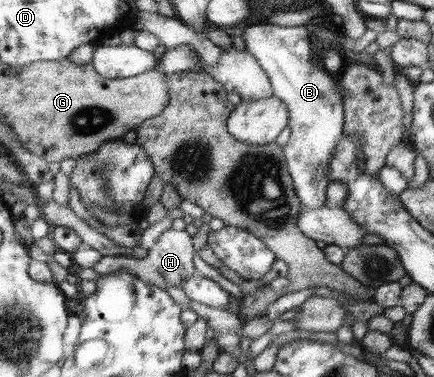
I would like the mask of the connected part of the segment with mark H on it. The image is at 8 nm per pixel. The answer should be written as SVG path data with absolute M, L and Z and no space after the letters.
M170 229L156 240L156 243L148 250L148 254L144 259L134 259L129 256L103 256L102 260L92 269L99 276L126 270L134 278L166 290L169 288L169 285L181 287L184 280L196 275L197 270L194 267L193 261L194 255L193 238Z

